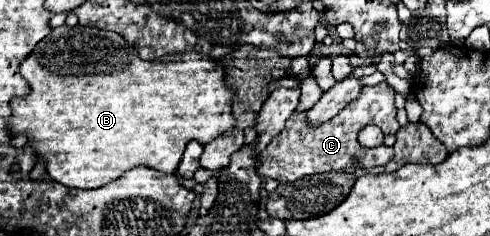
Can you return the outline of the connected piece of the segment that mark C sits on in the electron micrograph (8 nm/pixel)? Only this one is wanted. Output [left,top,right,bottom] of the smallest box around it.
[256,81,398,183]

